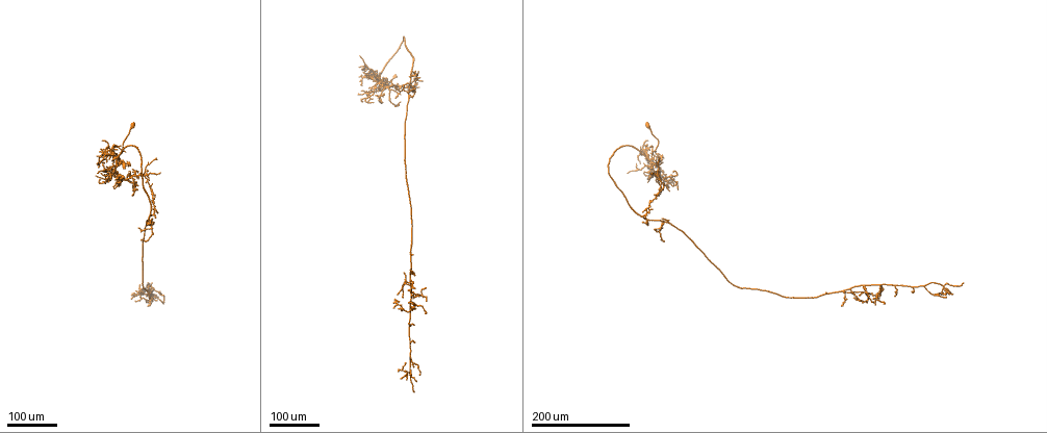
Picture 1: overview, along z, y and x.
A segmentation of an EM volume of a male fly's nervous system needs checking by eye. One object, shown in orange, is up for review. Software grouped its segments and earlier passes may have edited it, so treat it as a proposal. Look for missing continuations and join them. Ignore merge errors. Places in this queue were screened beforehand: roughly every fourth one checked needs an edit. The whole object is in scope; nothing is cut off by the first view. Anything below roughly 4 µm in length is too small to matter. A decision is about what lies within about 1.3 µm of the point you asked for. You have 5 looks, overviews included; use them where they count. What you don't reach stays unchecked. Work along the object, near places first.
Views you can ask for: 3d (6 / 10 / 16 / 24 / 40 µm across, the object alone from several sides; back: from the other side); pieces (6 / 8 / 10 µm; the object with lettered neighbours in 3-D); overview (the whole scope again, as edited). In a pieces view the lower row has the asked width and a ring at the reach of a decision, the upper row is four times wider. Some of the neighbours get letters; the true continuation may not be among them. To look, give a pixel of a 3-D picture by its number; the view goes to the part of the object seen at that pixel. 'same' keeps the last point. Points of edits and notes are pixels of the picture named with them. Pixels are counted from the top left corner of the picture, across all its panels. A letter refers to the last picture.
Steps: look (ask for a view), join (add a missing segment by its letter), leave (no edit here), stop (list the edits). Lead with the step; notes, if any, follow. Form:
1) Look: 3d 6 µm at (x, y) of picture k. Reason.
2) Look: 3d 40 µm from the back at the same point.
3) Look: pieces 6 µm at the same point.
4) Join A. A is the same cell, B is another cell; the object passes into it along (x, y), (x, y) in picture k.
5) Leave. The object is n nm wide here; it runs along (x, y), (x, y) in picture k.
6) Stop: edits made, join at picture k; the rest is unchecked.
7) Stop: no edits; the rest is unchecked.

Look: 3d 24 µm at (139, 227) of picture 1. An open end.

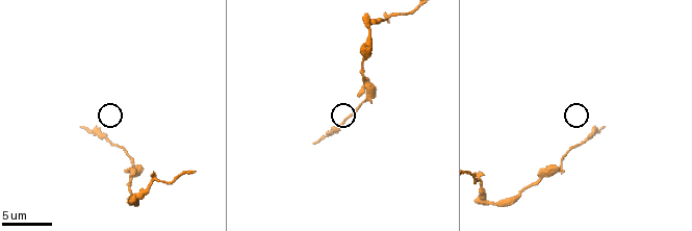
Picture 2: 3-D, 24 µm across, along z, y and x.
Look: pieces 10 µm at (312, 144) of picture 2. What lies round it.

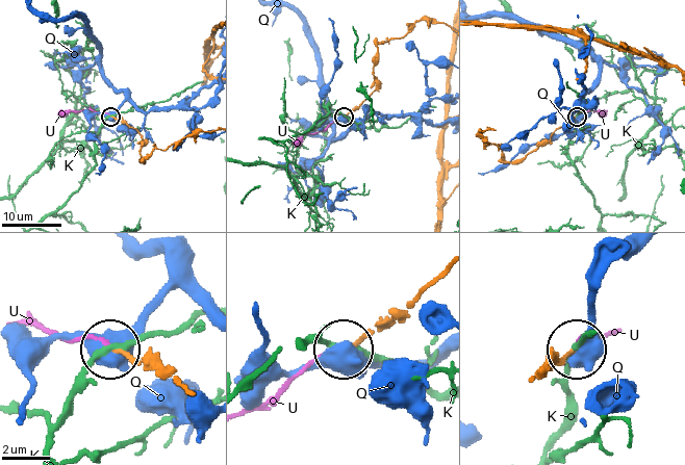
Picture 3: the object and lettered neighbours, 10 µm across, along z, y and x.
Join U. U is the same cell, K and Q are other cells; the neuron continues.

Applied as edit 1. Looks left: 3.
Look: overview.

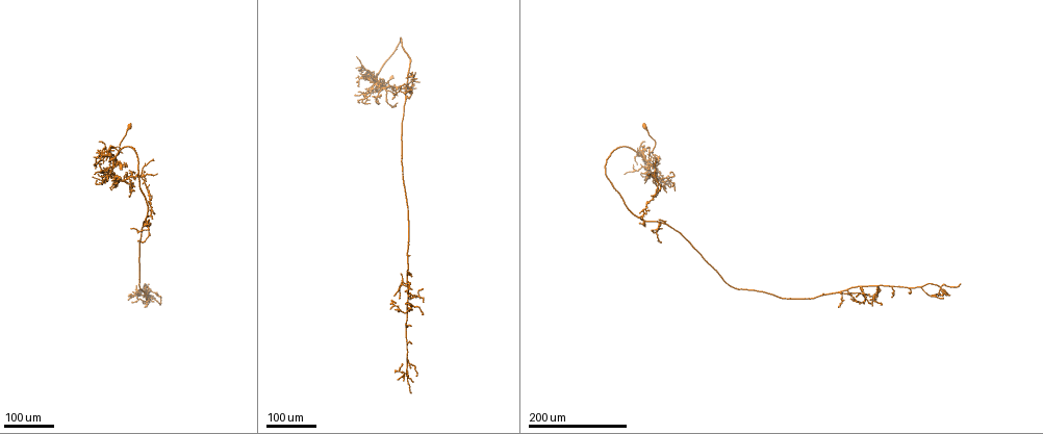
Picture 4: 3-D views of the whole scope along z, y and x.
Look: 3d 24 µm at (147, 184) of picture 4. Long arm stops here.

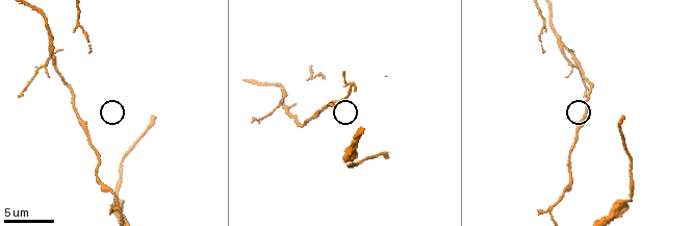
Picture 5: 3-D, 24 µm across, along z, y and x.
Look: pieces 10 µm at (386, 158) of picture 5.

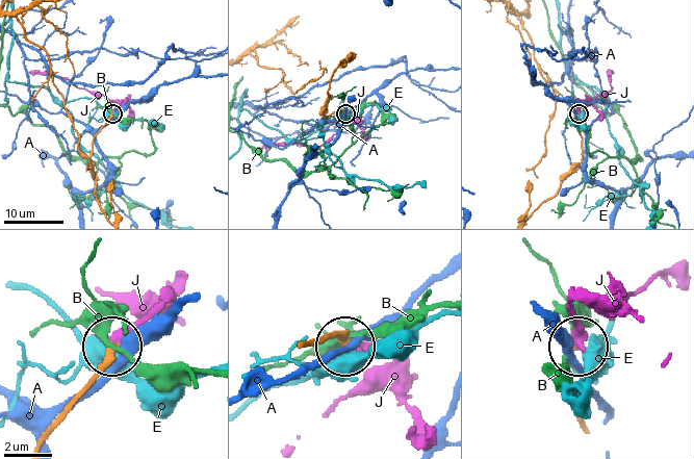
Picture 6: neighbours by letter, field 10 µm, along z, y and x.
Join J. The object is 310 nm wide here; J is the same cell, A, B and E are other cells; it goes on there.

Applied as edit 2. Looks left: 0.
Stop: edits made, join at picture 3, join at picture 6; the rest is unchecked.

